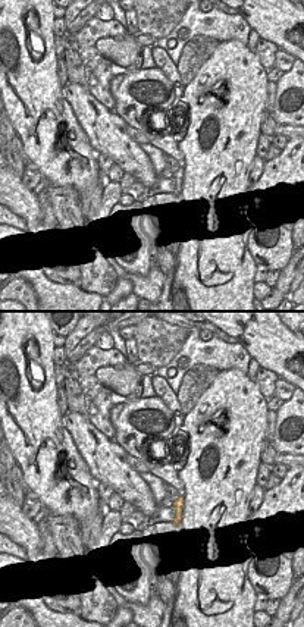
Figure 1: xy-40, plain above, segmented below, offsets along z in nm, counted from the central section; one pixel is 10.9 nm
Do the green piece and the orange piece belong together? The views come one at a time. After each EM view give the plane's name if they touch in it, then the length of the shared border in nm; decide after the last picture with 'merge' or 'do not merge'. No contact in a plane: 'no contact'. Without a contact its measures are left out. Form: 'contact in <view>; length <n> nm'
contact in xy-40; length 100 nm

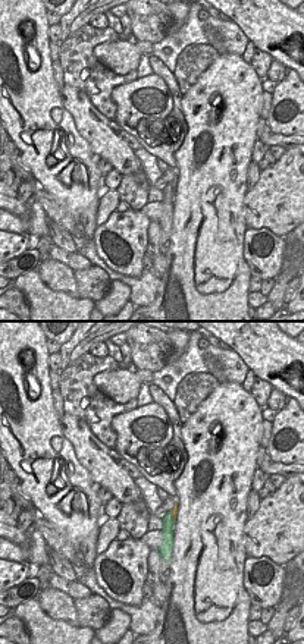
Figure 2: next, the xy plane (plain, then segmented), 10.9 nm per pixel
contact in xy; length 140 nm

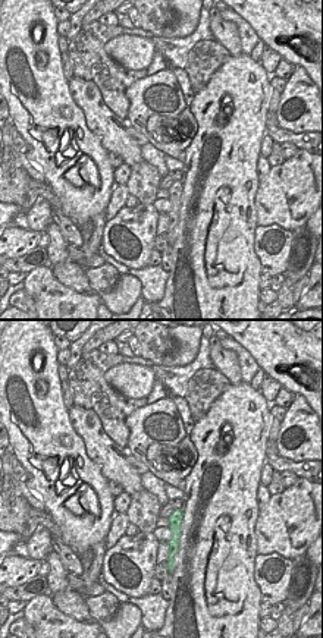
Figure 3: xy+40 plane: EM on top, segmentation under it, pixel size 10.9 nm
contact in xy+40; length 50 nm

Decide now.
do not merge

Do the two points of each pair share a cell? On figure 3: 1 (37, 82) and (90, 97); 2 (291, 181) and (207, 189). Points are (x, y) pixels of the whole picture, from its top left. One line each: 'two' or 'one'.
1: two
2: two

